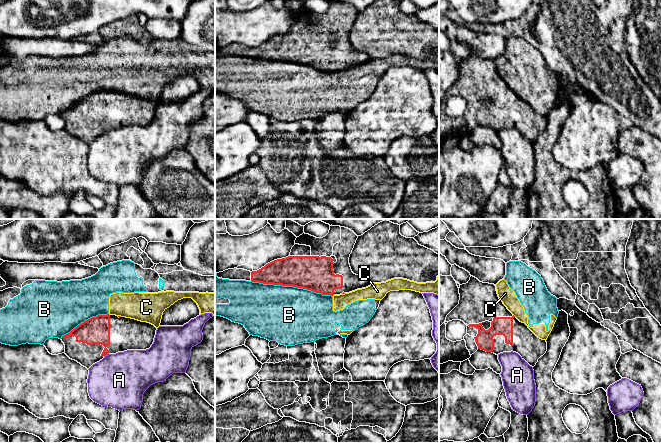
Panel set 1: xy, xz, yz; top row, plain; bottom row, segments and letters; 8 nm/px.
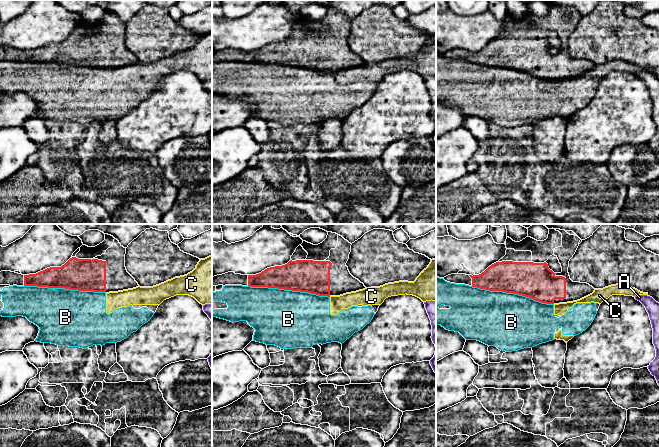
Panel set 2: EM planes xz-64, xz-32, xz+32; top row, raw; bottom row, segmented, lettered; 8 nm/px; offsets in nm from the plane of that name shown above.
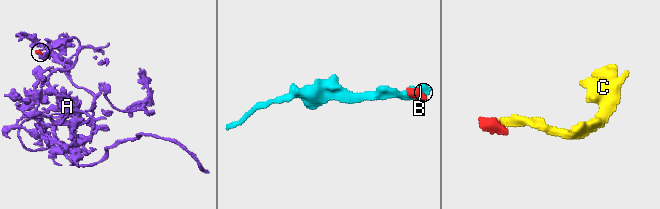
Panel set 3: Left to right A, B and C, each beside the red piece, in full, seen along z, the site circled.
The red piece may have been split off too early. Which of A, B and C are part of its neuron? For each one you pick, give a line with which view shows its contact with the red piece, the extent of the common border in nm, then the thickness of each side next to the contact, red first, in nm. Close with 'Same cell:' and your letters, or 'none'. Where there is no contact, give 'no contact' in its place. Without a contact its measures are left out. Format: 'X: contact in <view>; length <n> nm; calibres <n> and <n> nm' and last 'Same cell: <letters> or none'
Same cell: none

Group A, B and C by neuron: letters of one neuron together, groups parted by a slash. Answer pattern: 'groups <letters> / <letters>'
groups A / B C

